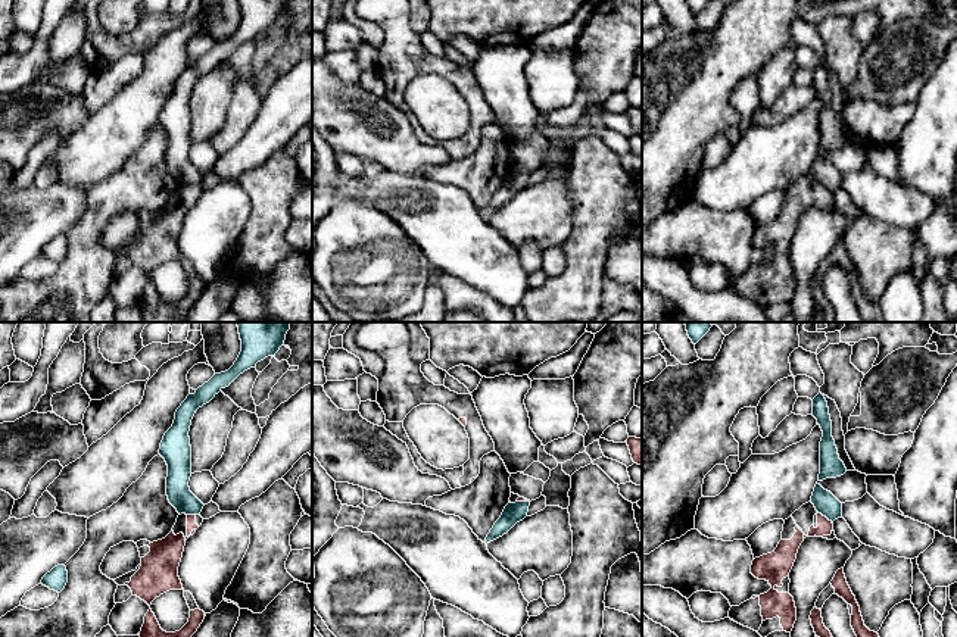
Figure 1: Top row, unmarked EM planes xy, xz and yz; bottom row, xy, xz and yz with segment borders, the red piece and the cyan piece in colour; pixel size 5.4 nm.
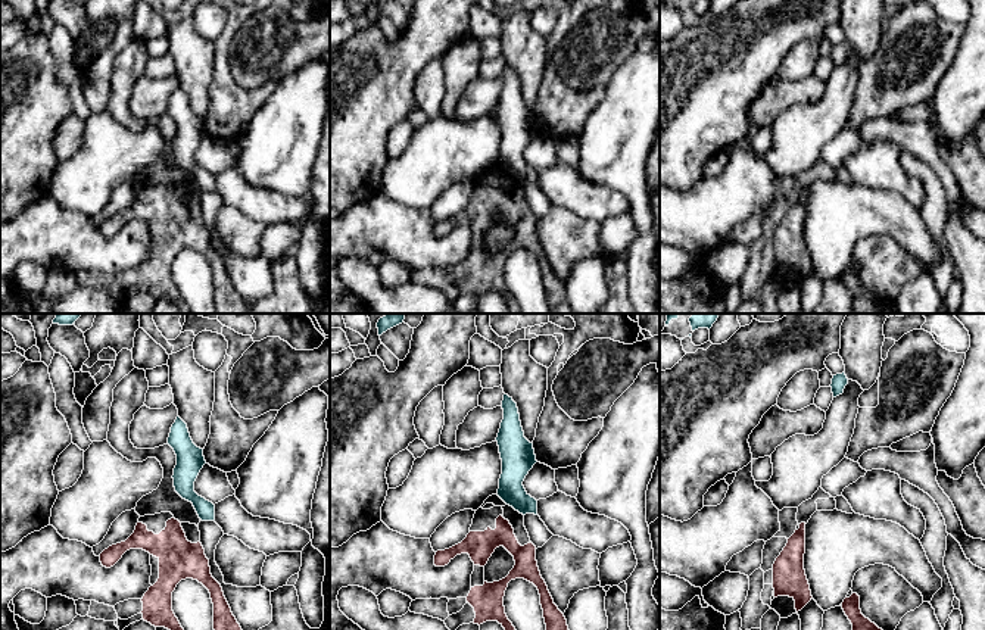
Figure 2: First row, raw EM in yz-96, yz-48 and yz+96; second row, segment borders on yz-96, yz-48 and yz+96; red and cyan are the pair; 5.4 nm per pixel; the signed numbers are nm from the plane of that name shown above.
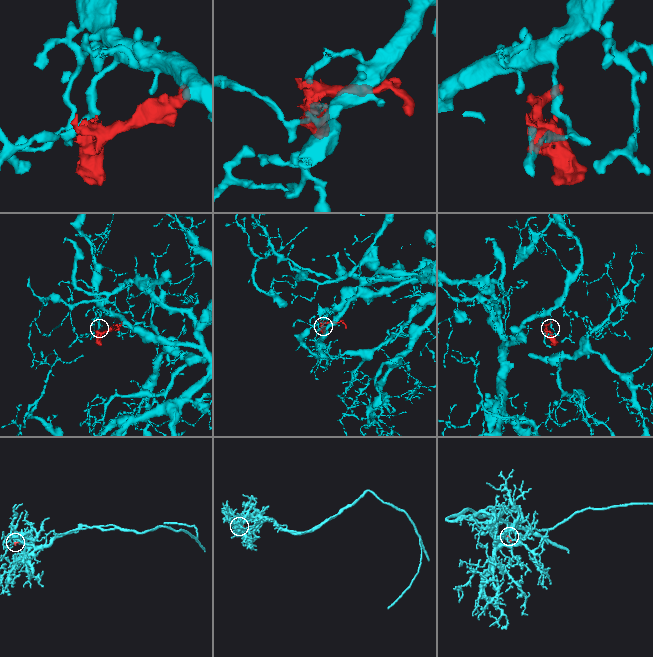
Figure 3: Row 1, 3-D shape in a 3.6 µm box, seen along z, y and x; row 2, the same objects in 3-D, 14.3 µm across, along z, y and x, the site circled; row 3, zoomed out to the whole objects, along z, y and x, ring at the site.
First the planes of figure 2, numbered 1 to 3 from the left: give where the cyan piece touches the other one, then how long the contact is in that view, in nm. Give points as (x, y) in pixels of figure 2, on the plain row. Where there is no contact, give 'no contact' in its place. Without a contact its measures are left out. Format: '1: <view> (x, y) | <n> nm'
1: no contact
2: no contact
3: no contact

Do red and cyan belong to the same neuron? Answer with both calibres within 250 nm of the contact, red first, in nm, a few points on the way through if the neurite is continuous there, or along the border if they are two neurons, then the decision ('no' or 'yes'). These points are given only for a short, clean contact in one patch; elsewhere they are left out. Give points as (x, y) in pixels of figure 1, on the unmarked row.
calibres 90 and 120 nm; border yz (817, 181), (832, 191); no

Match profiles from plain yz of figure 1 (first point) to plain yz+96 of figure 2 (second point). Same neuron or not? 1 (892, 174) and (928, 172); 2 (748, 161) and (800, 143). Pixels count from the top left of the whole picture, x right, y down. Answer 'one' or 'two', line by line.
1: one
2: one

